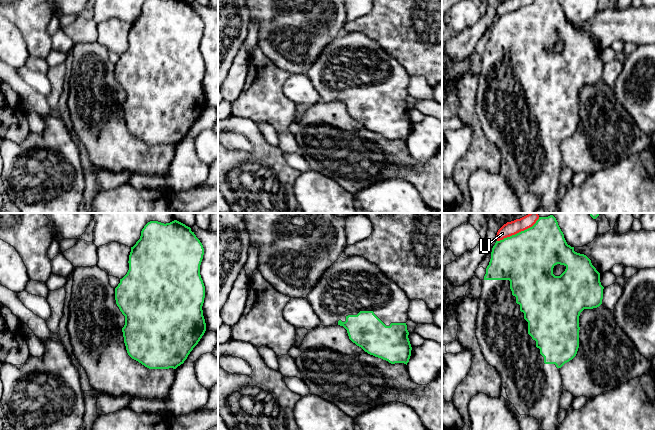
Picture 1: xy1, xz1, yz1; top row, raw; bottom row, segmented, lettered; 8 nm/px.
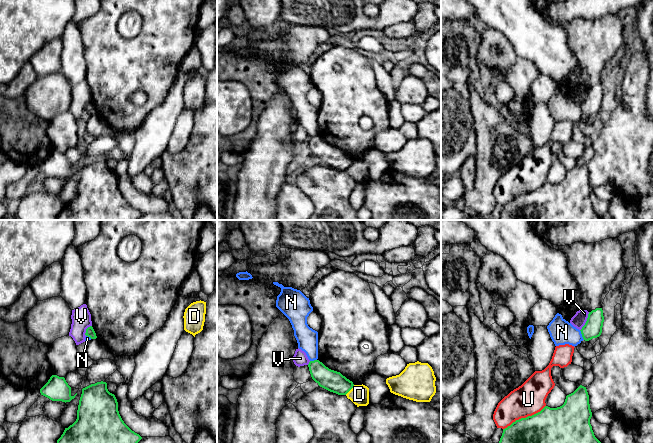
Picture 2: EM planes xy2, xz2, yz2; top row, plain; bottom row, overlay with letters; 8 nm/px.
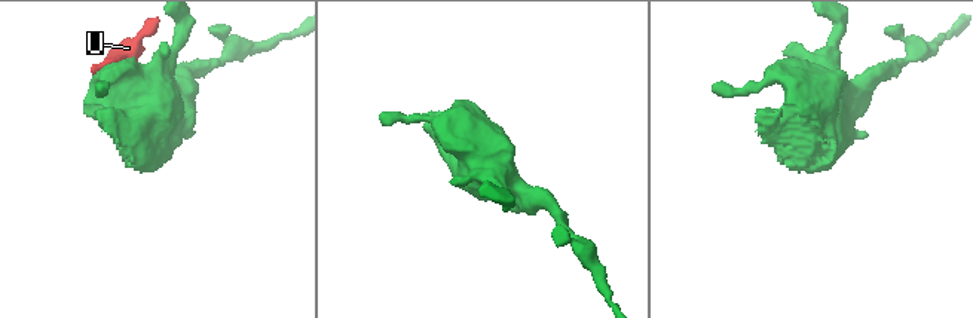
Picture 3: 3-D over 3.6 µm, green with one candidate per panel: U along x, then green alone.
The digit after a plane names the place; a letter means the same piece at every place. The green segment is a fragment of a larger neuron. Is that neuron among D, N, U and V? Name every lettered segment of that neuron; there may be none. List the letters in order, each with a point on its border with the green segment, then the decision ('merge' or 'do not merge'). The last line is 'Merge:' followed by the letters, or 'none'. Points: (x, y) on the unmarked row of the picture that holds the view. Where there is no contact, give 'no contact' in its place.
D: xz2 (349, 166) | do not merge
N: yz2 (582, 111) | do not merge
U: yz2 (524, 194) | do not merge
V: yz2 (586, 97) | do not merge
Merge: none

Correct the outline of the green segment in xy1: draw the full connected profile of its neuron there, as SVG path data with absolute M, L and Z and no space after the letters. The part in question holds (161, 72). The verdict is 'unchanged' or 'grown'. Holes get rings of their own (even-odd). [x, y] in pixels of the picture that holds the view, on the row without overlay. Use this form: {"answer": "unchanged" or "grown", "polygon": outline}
{"answer": "unchanged", "polygon": "M146 0L141 7L140 15L131 23L129 31L129 46L120 55L120 59L115 64L115 76L122 90L125 92L125 101L122 104L124 119L128 131L149 145L176 145L184 139L190 128L198 120L206 107L206 99L203 92L202 82L205 74L205 62L200 51L200 41L204 31L204 24L200 16L196 13L191 4L185 0Z"}

